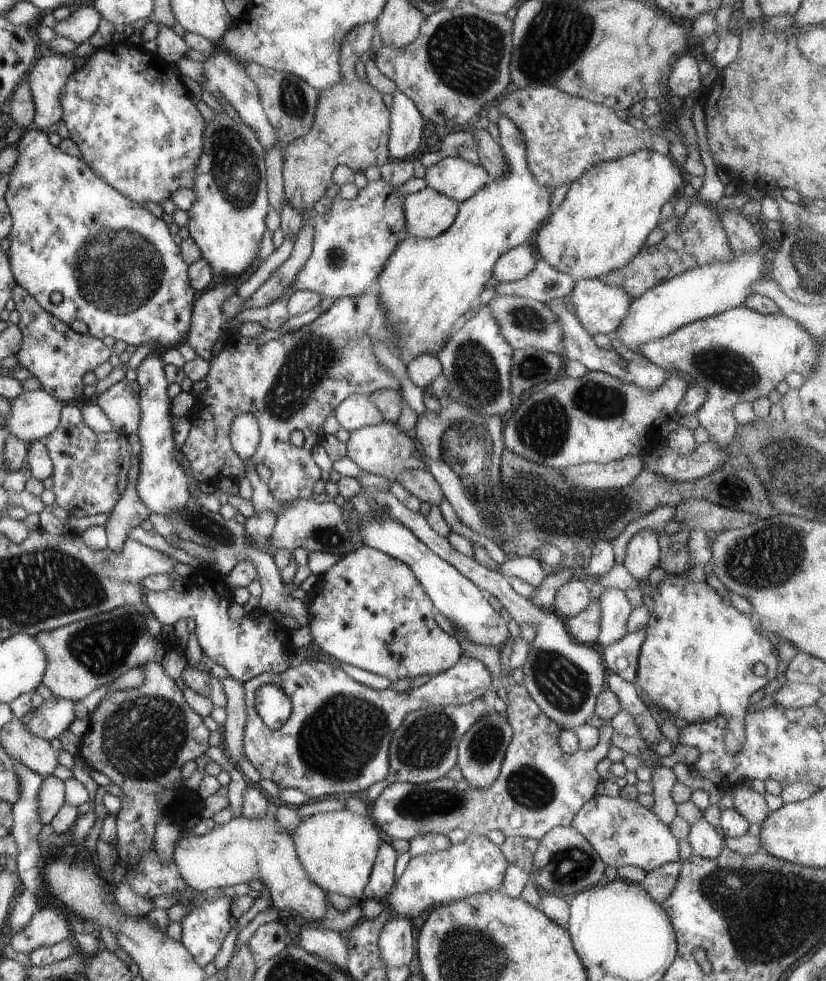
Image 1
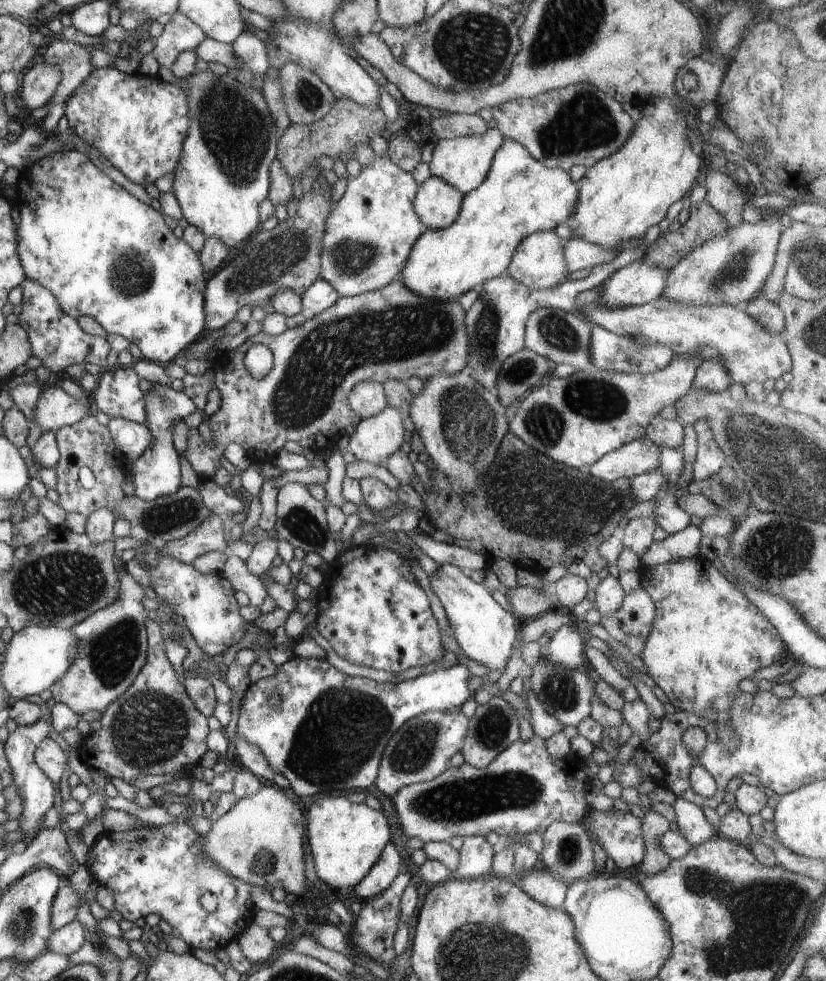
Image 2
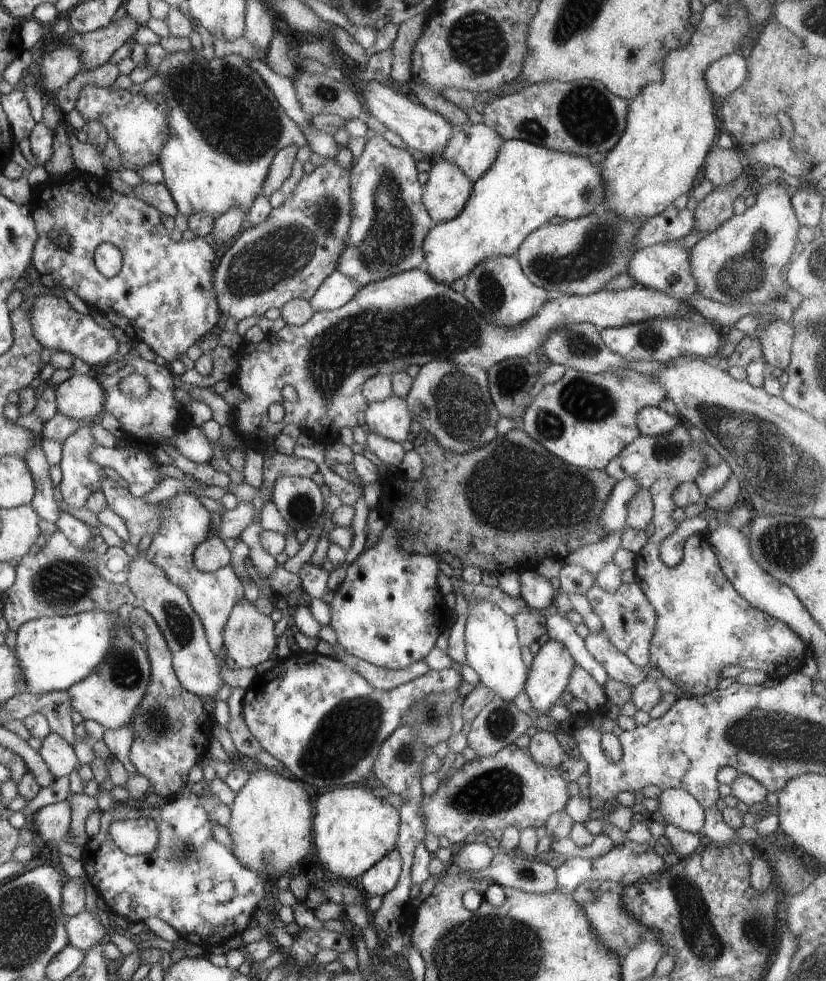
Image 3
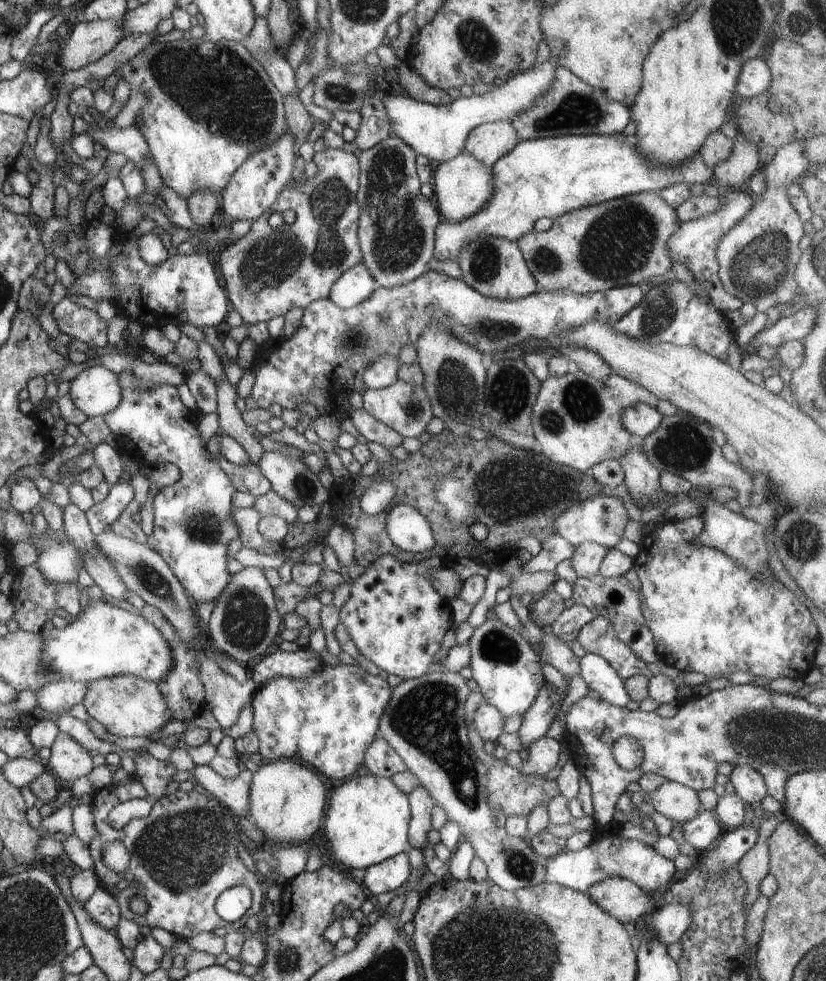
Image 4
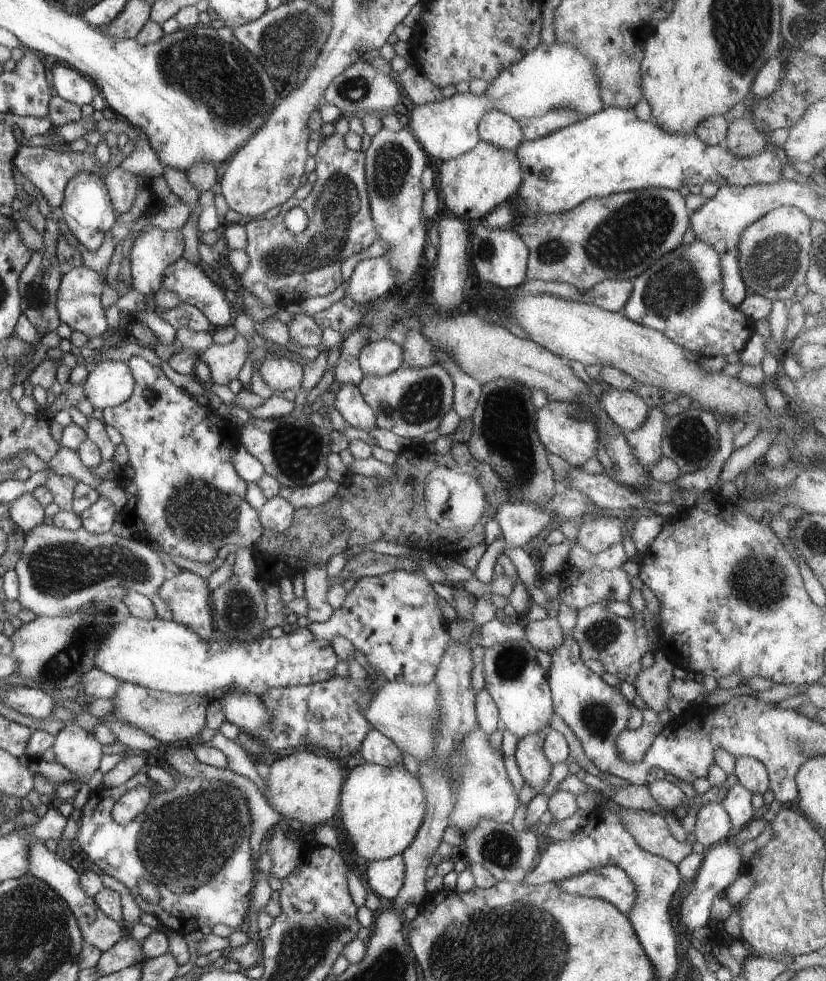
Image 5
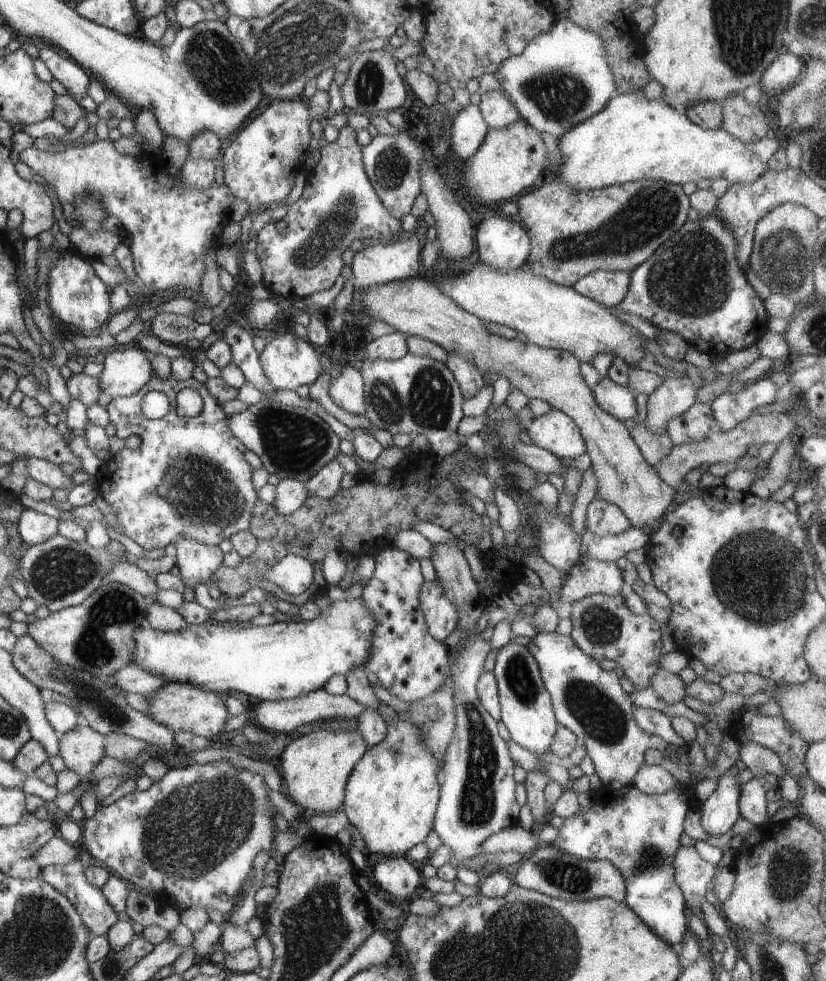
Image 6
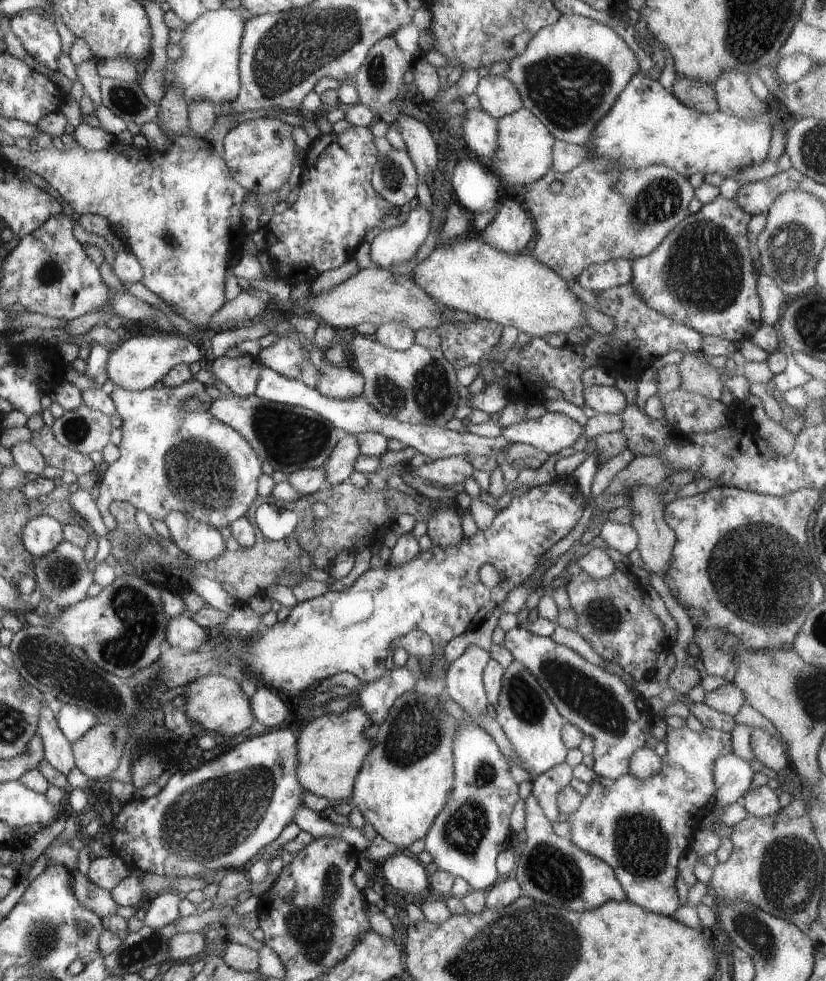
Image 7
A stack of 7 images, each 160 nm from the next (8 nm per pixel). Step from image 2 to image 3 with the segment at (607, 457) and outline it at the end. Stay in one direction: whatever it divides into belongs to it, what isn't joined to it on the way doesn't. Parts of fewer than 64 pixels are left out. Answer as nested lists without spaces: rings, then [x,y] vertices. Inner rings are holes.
[[[680,420],[672,432],[658,437],[638,435],[620,454],[617,454],[603,468],[617,482],[625,478],[637,480],[641,486],[650,487],[657,480],[665,478],[676,479],[679,483],[694,481],[703,471],[700,444],[692,440],[688,434],[689,424]]]

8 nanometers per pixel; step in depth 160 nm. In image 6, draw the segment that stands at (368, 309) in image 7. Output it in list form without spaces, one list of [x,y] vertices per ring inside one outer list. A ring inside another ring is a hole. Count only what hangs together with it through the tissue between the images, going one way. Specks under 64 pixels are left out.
[[[420,275],[368,287],[363,293],[363,322],[382,320],[402,334],[425,338],[447,350],[448,354],[466,357],[481,373],[490,373],[496,380],[504,376],[512,388],[518,388],[529,399],[540,398],[548,402],[552,409],[565,412],[580,429],[590,455],[598,481],[596,498],[619,506],[633,526],[640,530],[664,516],[677,493],[676,489],[668,486],[657,470],[646,462],[626,424],[600,408],[592,389],[586,385],[580,373],[580,361],[573,354],[493,334],[486,327],[484,319],[460,308],[430,278],[418,277]]]

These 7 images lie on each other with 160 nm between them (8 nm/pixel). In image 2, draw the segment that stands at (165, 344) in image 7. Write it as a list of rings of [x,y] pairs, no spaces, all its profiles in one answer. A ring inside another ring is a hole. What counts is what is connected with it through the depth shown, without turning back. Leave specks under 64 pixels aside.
[[[57,383],[45,386],[40,393],[33,410],[33,420],[44,433],[54,433],[92,414],[89,408],[88,398],[84,402],[77,402]]]

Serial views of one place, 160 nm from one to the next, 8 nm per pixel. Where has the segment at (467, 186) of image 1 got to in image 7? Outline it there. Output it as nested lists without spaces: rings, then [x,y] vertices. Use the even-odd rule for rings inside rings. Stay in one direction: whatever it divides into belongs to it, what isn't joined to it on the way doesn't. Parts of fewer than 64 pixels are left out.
[[[489,74],[480,79],[475,92],[479,96],[479,107],[496,120],[524,107],[518,89],[503,74]]]

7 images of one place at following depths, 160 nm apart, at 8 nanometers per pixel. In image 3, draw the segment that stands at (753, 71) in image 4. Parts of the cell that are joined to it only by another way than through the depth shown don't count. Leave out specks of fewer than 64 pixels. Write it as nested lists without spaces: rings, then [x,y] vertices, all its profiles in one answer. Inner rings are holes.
[[[732,52],[719,58],[705,70],[708,90],[716,101],[728,96],[747,79],[748,72],[744,60],[746,59]]]

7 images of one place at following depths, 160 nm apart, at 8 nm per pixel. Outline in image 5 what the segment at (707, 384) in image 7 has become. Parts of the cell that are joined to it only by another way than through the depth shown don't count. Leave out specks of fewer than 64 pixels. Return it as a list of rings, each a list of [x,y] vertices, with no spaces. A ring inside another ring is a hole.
[[[649,408],[647,421],[638,430],[624,434],[637,461],[648,471],[662,458],[663,422],[668,418],[662,410]]]

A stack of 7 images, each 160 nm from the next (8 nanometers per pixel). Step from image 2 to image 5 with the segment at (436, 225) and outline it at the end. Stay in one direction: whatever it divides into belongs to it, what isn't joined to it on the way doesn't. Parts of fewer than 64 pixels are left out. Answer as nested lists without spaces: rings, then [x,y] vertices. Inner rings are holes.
[[[479,140],[472,150],[442,163],[438,168],[435,186],[444,196],[444,206],[449,212],[472,225],[484,221],[497,207],[507,205],[515,198],[522,179],[523,170],[515,151]]]

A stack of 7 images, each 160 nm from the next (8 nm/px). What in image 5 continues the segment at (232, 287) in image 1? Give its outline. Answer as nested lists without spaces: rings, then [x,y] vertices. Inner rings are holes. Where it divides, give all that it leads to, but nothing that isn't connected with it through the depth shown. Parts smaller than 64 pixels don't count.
[[[334,131],[329,137],[323,137],[317,154],[315,155],[317,180],[309,196],[296,200],[290,198],[286,204],[282,204],[274,213],[258,219],[244,221],[247,232],[247,243],[243,248],[250,257],[247,270],[240,275],[241,295],[244,297],[242,312],[247,313],[255,298],[260,299],[269,306],[300,304],[306,298],[314,296],[326,296],[334,292],[342,284],[342,272],[340,266],[346,258],[362,252],[373,242],[379,240],[375,224],[370,212],[369,192],[365,179],[365,153],[358,150],[350,150],[345,143],[345,136]],[[300,206],[306,212],[309,221],[306,229],[298,234],[286,229],[283,219],[285,214],[293,207]]]

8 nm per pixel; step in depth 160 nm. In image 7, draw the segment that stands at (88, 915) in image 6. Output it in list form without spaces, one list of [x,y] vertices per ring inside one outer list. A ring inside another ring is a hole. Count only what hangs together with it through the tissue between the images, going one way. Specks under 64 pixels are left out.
[[[77,868],[70,871],[71,887],[75,891],[77,901],[82,902],[83,907],[90,912],[96,913],[101,919],[112,914],[117,914],[126,919],[135,916],[136,910],[133,906],[120,906],[113,901],[109,890],[96,886],[88,877]]]

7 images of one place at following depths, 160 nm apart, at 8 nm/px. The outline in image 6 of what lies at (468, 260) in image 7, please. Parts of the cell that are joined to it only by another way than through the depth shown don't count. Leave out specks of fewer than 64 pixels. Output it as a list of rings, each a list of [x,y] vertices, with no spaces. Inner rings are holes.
[[[482,261],[468,274],[434,277],[436,286],[466,312],[478,318],[504,324],[522,332],[532,344],[545,349],[560,349],[573,354],[580,362],[592,364],[600,352],[622,358],[636,367],[648,352],[645,336],[623,322],[603,304],[578,294],[572,287],[563,287],[535,275],[525,266],[511,271],[499,271]]]

